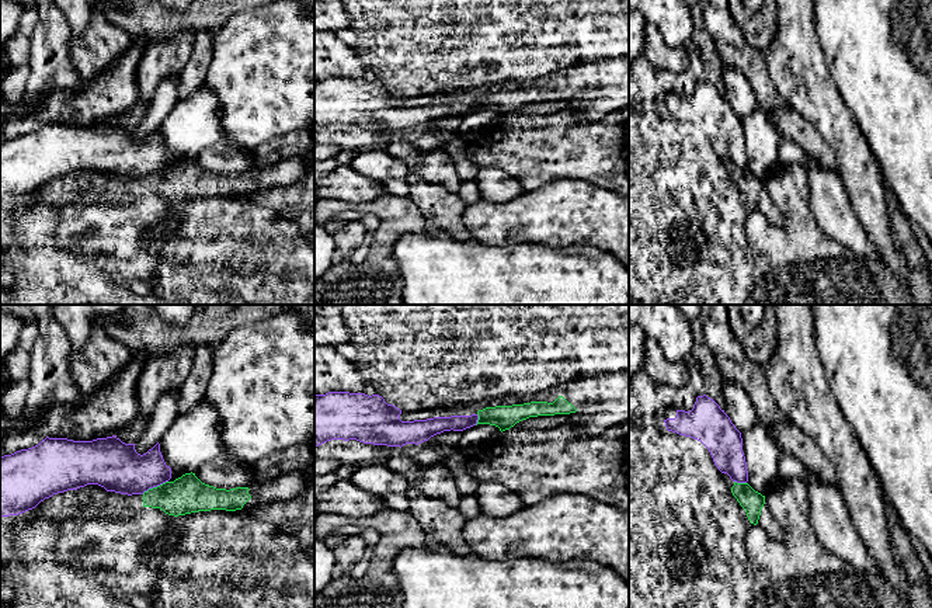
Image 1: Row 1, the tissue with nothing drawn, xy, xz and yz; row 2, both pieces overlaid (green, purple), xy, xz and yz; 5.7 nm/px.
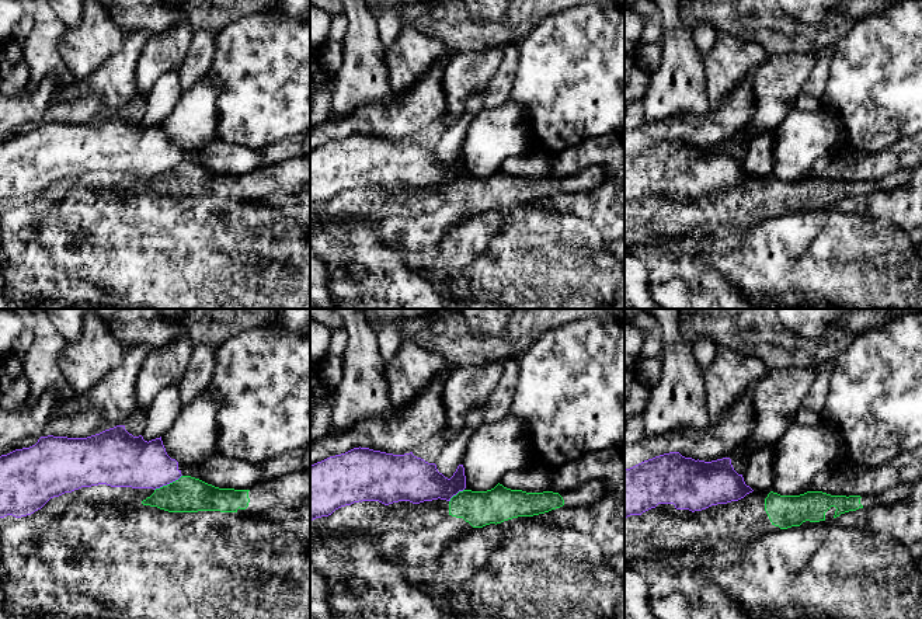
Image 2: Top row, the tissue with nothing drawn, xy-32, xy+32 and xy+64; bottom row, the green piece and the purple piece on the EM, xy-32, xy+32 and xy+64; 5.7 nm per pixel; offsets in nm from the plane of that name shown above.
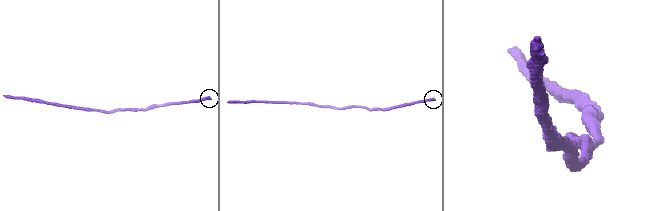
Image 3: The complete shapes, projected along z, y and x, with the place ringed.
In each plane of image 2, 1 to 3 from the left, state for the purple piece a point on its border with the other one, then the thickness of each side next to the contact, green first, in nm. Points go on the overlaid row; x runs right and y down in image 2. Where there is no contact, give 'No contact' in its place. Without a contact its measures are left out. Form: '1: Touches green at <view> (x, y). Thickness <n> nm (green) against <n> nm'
1: Touches green at xy-32 (167, 484). Thickness 200 nm (green) against 280 nm
2: Touches green at xy+32 (456, 494). Thickness 200 nm (green) against 260 nm
3: No contact

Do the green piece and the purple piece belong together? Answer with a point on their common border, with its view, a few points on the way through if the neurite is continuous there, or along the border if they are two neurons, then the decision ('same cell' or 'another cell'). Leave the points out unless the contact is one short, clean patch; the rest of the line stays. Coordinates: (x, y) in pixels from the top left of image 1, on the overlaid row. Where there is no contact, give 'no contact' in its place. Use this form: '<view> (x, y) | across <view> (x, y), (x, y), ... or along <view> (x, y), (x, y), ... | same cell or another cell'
xy (155, 487) | along xy (167, 480), (142, 493) | another cell

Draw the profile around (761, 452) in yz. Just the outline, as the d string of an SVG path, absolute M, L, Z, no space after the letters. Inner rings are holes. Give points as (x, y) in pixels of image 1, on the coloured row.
M755 423L741 434L743 452L747 462L748 484L762 496L779 479L778 459L780 449L773 437Z

